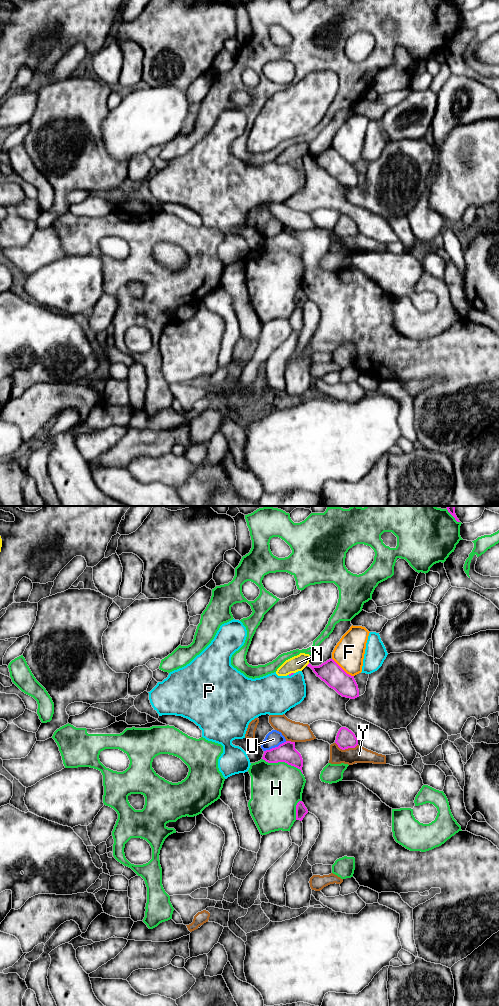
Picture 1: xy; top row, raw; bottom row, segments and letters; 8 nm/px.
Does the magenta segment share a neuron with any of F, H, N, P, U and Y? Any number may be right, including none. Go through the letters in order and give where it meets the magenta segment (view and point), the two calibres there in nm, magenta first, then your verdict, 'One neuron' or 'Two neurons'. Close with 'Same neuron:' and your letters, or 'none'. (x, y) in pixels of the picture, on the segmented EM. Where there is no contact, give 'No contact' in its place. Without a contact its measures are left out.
F: Touches magenta at xy (342, 669). Thickness 180 nm (magenta) against 240 nm. Two neurons
H: Touches magenta at xy (283, 761). Thickness 160 nm (magenta) against 420 nm. Two neurons
N: Touches magenta at xy (308, 664). Thickness 180 nm (magenta) against 130 nm. Two neurons
P: Touches magenta at xy (291, 674). Thickness 20 nm (magenta) against 320 nm. Two neurons
U: Touches magenta at xy (275, 747). Thickness 160 nm (magenta) against 130 nm. Two neurons
Y: Touches magenta at xy (346, 748). Thickness 150 nm (magenta) against 140 nm. Two neurons
Same neuron: none

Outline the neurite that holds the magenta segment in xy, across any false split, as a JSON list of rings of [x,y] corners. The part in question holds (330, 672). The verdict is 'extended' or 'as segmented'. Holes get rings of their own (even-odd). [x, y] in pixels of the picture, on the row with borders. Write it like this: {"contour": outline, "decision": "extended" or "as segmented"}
{"contour": [[[333,659],[319,666],[312,666],[310,663],[307,666],[342,697],[350,699],[359,697],[359,689],[354,676],[347,674]]], "decision": "as segmented"}

